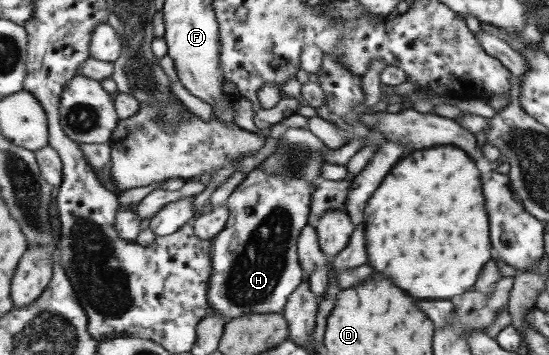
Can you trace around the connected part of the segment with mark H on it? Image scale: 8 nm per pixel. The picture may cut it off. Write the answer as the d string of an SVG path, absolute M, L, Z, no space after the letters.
M261 167L245 175L244 181L227 199L226 206L231 211L231 217L226 229L212 239L213 274L208 294L210 313L218 314L227 322L251 314L283 314L291 295L304 282L305 271L300 262L298 243L302 230L309 224L315 185L301 177L286 179L283 172L281 175L268 175Z

